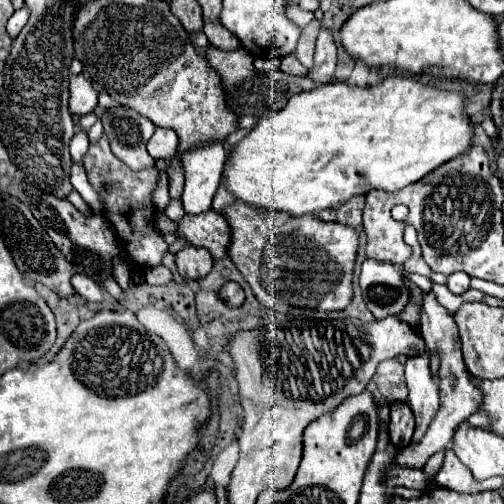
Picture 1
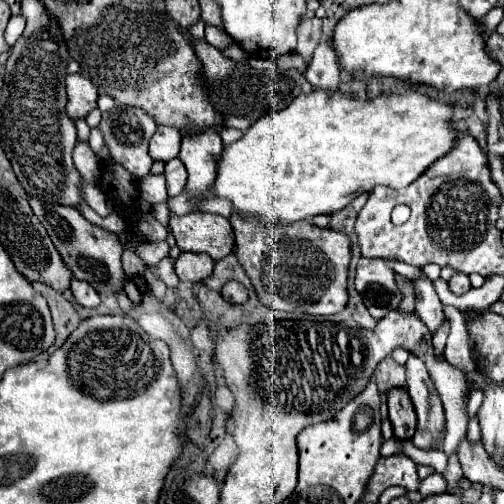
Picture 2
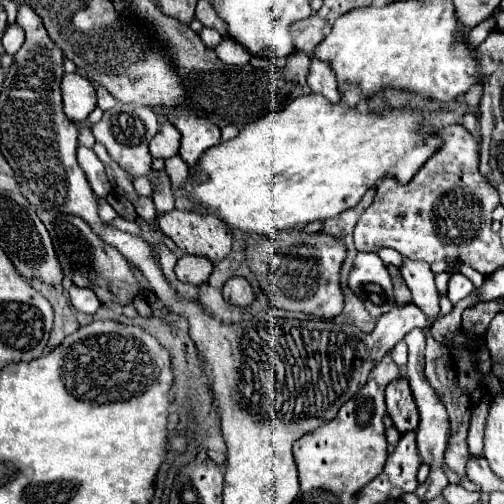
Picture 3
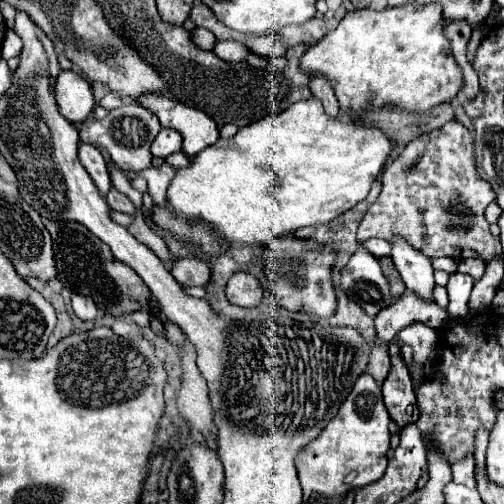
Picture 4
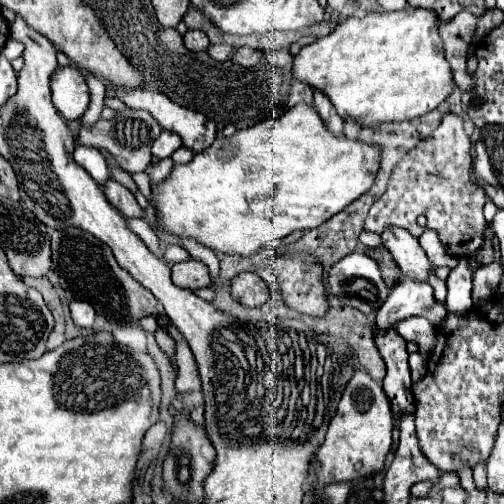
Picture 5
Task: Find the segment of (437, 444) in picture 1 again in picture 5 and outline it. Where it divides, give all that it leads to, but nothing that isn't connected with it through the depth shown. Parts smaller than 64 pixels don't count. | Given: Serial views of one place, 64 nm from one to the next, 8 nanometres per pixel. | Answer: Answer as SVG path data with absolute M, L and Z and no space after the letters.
M388 228L388 232L382 236L382 242L406 278L412 282L428 282L432 266L426 252L418 244L418 238L408 236L408 232L402 228Z

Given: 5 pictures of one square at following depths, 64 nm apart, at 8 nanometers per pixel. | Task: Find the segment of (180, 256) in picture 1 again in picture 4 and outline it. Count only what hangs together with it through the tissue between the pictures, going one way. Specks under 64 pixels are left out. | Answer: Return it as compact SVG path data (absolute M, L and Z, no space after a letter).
M180 258L172 264L170 272L184 286L204 286L210 282L210 264L202 258Z

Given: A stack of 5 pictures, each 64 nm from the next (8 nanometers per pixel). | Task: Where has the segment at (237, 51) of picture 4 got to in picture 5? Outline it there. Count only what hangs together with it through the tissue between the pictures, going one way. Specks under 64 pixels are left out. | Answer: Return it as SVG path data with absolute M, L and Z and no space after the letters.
M218 44L218 46L210 46L208 48L208 54L210 54L210 58L214 58L214 60L220 60L220 62L224 62L224 60L230 60L232 58L232 54L236 52L236 48L234 46L222 46L222 44Z

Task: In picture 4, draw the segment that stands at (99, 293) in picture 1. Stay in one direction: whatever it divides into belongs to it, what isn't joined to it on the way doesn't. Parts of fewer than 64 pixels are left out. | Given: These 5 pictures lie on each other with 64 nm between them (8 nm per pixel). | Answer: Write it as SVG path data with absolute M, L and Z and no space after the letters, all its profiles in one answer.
M78 292L72 294L72 308L80 320L94 320L96 318L96 304L90 296L82 296Z

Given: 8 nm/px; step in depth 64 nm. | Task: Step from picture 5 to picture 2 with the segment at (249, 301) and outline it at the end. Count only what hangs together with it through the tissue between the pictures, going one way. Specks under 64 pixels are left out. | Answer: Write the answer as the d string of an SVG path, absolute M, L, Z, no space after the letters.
M230 280L230 282L222 288L222 296L224 296L224 300L228 300L230 304L244 304L244 302L248 300L246 288L244 288L240 282L236 282L236 280Z

